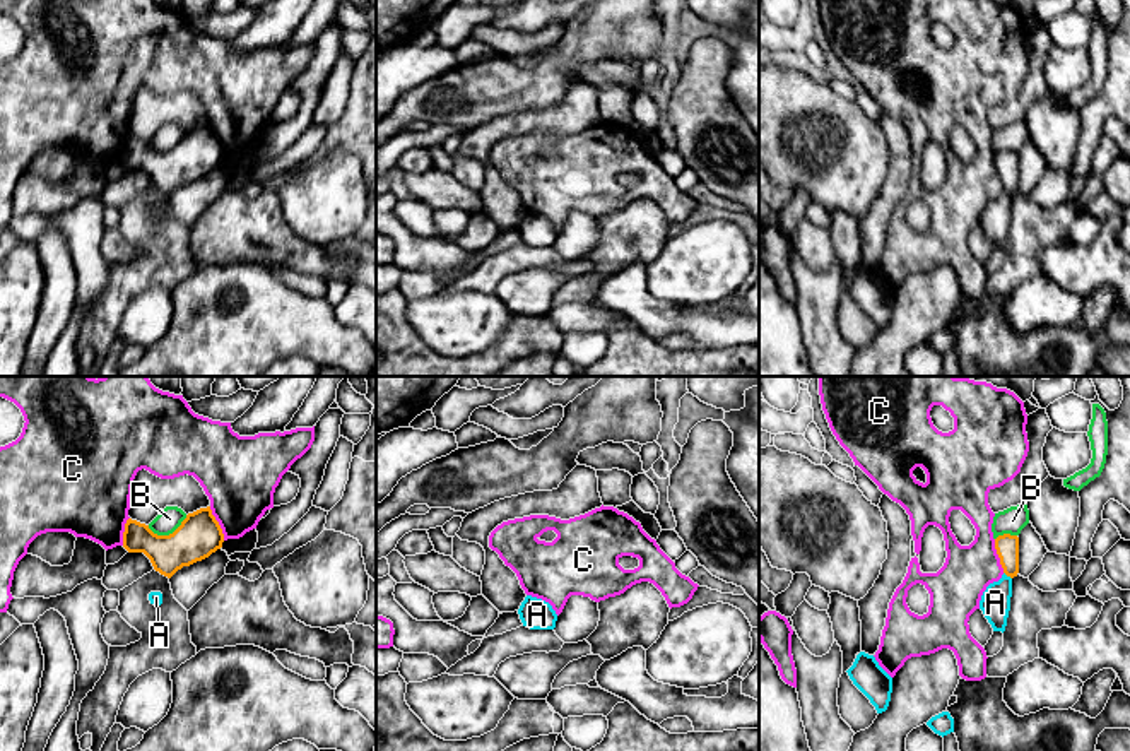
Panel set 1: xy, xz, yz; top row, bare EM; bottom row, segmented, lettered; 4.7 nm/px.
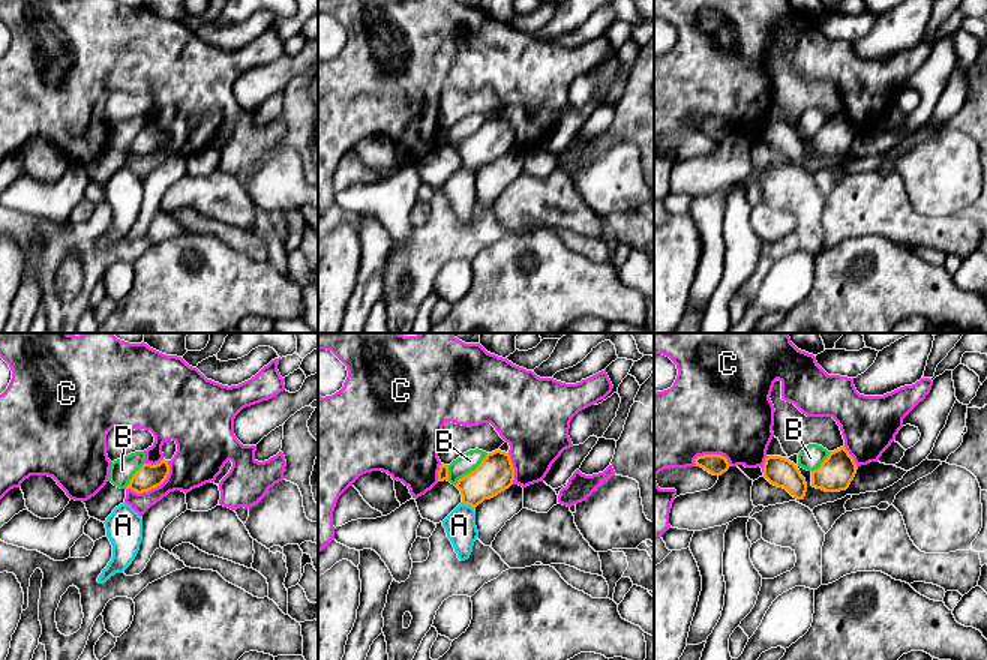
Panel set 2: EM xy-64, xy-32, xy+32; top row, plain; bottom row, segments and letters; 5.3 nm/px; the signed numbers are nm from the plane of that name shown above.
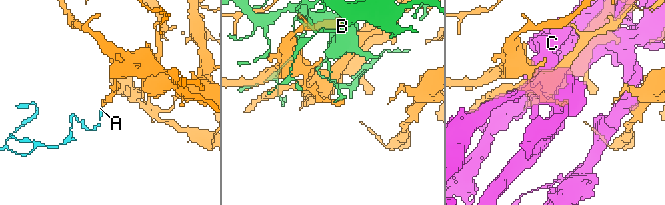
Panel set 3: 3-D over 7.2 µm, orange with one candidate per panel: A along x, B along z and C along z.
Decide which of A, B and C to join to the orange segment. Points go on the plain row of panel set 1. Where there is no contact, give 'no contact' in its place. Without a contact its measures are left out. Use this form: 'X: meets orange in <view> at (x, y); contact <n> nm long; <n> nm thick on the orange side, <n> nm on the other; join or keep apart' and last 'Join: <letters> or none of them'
A: meets orange in yz at (1007, 192); contact 50 nm long; 110 nm thick on the orange side, 140 nm on the other; keep apart
B: meets orange in xy at (170, 151); contact 200 nm long; 200 nm thick on the orange side, 110 nm on the other; keep apart
C: meets orange in xy at (217, 141); contact 180 nm long; 200 nm thick on the orange side, 360 nm on the other; keep apart
Join: none of them

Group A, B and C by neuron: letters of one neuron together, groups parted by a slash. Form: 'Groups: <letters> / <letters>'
Groups: A / B / C

